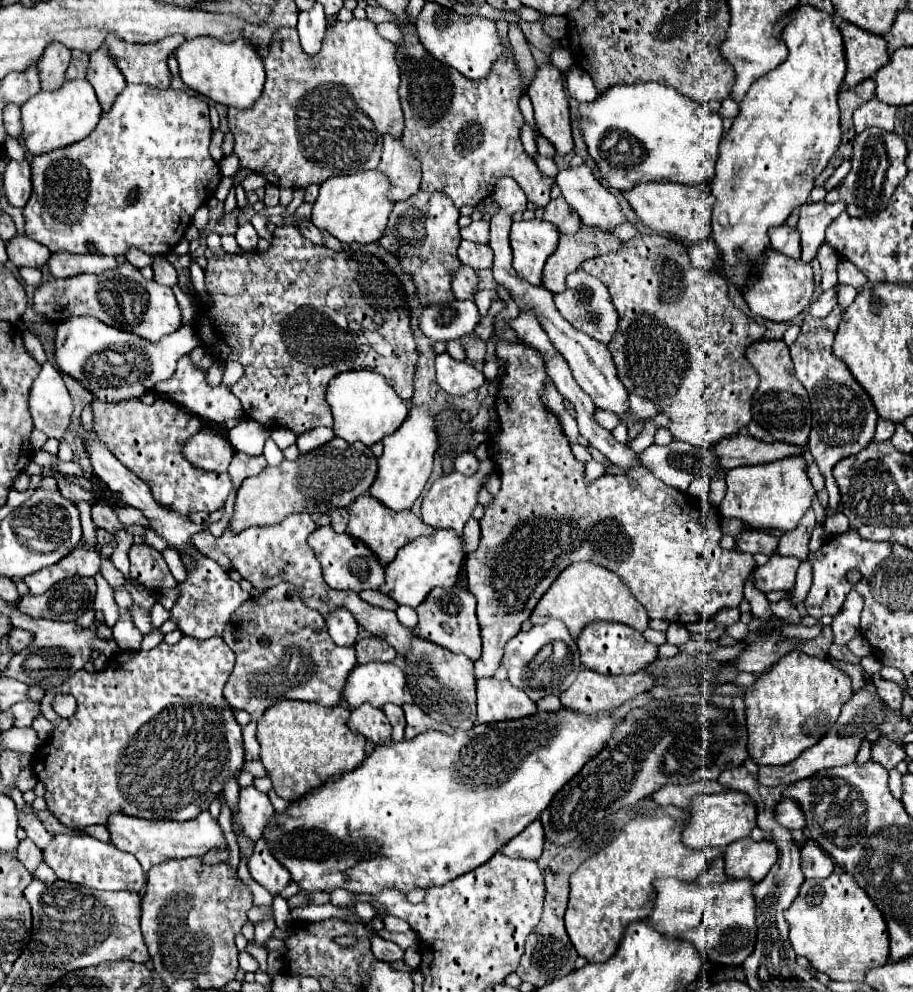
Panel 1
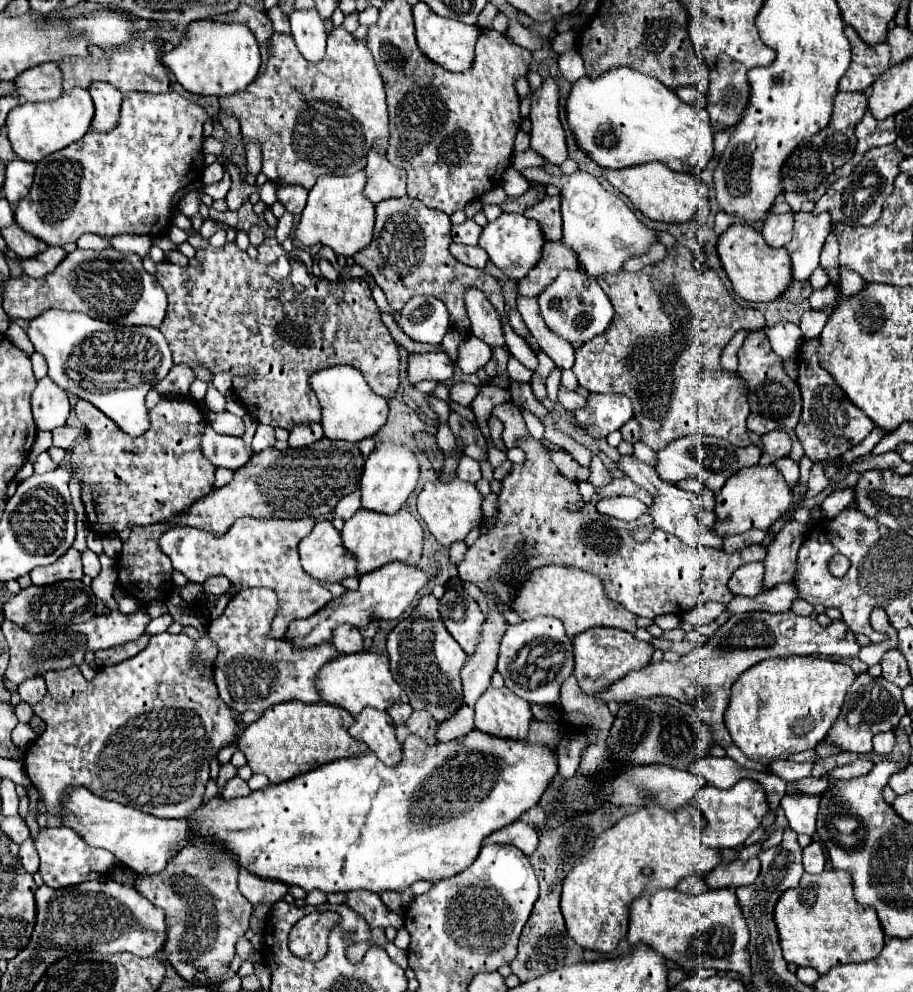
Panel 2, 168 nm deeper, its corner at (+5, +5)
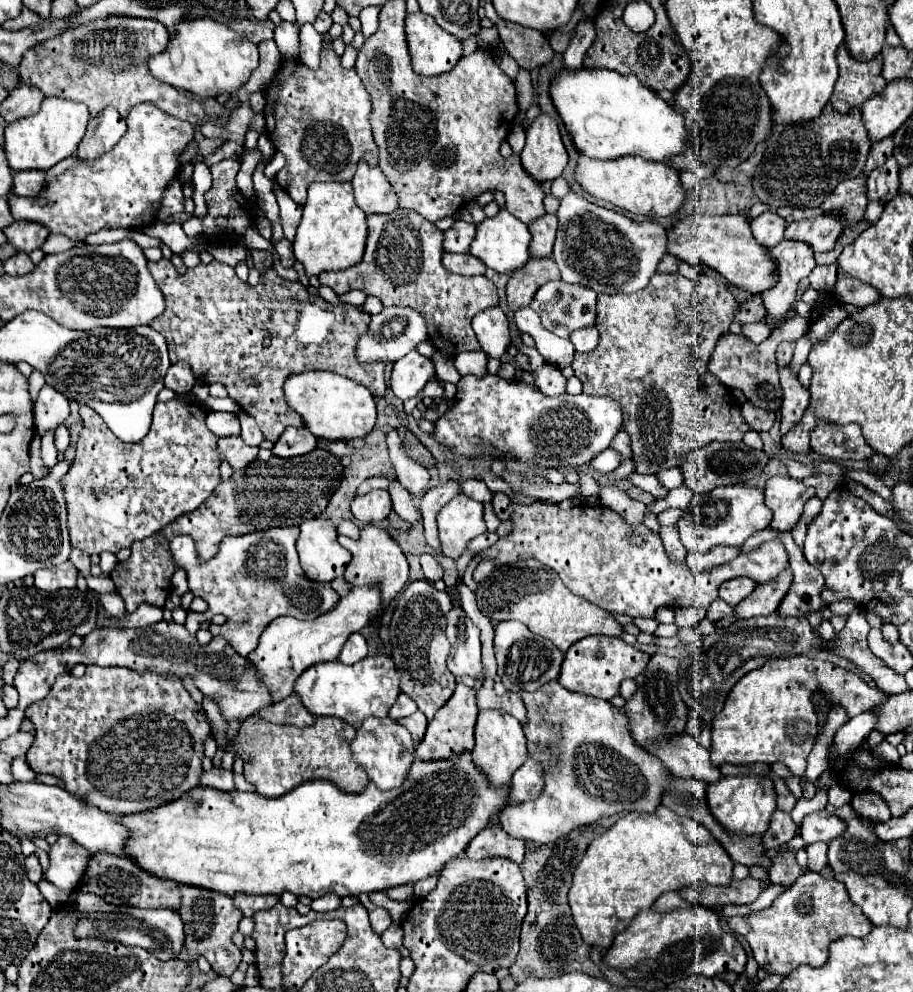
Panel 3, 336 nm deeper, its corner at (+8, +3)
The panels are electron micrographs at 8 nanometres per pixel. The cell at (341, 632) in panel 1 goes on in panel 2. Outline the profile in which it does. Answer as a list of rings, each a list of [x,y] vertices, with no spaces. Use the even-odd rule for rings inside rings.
[[[338,625],[332,635],[334,647],[338,649],[338,653],[344,653],[344,655],[358,653],[362,649],[362,641],[364,641],[364,637],[352,625]]]

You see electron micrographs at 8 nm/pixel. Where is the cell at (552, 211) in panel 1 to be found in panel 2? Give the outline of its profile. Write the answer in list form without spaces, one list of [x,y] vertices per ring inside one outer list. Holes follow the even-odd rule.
[[[560,195],[554,197],[544,197],[538,205],[530,207],[526,217],[536,219],[544,231],[546,239],[558,241],[562,239],[562,215],[560,215]]]

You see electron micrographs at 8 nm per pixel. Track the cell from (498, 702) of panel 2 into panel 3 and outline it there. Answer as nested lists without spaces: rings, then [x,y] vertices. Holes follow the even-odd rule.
[[[481,711],[475,725],[475,749],[473,749],[475,767],[485,773],[491,787],[499,789],[511,783],[513,773],[527,761],[527,745],[521,723],[505,711]]]

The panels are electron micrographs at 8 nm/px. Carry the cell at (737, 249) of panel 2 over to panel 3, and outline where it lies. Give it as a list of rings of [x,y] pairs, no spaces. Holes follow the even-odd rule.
[[[697,215],[689,221],[689,233],[685,235],[685,221],[679,221],[669,233],[669,247],[667,251],[677,257],[679,261],[687,261],[693,267],[705,265],[721,273],[729,283],[749,293],[761,293],[777,283],[777,267],[769,257],[767,249],[761,247],[751,229],[745,215]]]

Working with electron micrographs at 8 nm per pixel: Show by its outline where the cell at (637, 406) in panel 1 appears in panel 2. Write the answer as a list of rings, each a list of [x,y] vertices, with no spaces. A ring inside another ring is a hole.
[[[592,393],[588,397],[588,407],[570,413],[578,427],[582,427],[588,435],[606,437],[608,433],[620,429],[626,421],[634,417],[632,401],[624,395],[598,395]]]

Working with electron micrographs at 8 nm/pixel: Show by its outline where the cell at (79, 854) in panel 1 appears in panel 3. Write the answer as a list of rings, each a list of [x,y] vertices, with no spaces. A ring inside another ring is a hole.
[[[59,837],[57,843],[51,845],[49,859],[51,865],[45,871],[45,879],[63,891],[75,891],[87,869],[87,849],[75,845],[69,837]]]

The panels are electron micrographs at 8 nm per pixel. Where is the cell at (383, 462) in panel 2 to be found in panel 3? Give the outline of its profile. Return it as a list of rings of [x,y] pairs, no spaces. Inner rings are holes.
[[[371,491],[367,495],[357,495],[351,501],[351,513],[363,525],[387,519],[389,511],[391,511],[391,497],[387,491]]]

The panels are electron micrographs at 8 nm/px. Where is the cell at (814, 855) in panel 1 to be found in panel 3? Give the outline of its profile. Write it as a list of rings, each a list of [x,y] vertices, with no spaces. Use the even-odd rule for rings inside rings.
[[[811,843],[807,845],[807,857],[809,857],[809,871],[821,871],[829,865],[827,861],[827,845],[825,843]]]

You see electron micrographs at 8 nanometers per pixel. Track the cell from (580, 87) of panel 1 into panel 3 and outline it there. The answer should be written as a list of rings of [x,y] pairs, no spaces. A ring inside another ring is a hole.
[[[579,21],[575,27],[575,35],[571,37],[569,47],[563,53],[563,63],[567,69],[579,69],[583,63],[583,57],[587,53],[587,49],[591,47],[595,39],[595,23],[593,21]]]

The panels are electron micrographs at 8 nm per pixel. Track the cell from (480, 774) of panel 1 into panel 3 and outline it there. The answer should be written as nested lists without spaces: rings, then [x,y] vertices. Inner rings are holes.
[[[463,753],[447,761],[415,761],[407,781],[391,791],[381,791],[369,783],[363,793],[349,795],[329,781],[307,781],[283,797],[267,799],[259,793],[227,793],[199,785],[173,803],[153,811],[123,815],[121,819],[133,831],[125,845],[133,863],[179,885],[201,887],[229,897],[235,893],[281,895],[283,891],[309,895],[311,899],[327,893],[357,897],[441,873],[445,863],[461,857],[469,841],[505,807],[507,795],[509,787],[489,787],[485,775],[473,767],[471,753]]]

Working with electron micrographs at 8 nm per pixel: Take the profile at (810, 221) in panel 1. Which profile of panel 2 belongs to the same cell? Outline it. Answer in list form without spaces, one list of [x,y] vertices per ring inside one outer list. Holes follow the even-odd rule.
[[[806,211],[794,213],[794,237],[786,245],[786,251],[792,259],[792,275],[796,277],[796,281],[806,281],[818,267],[820,249],[828,235],[828,213],[820,213],[816,217],[812,217],[812,213]]]

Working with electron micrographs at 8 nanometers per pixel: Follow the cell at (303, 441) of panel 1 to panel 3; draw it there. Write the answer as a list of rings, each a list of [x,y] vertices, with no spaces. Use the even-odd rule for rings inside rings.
[[[289,427],[283,431],[279,441],[273,447],[273,455],[277,457],[299,457],[317,447],[317,437],[307,427]]]

